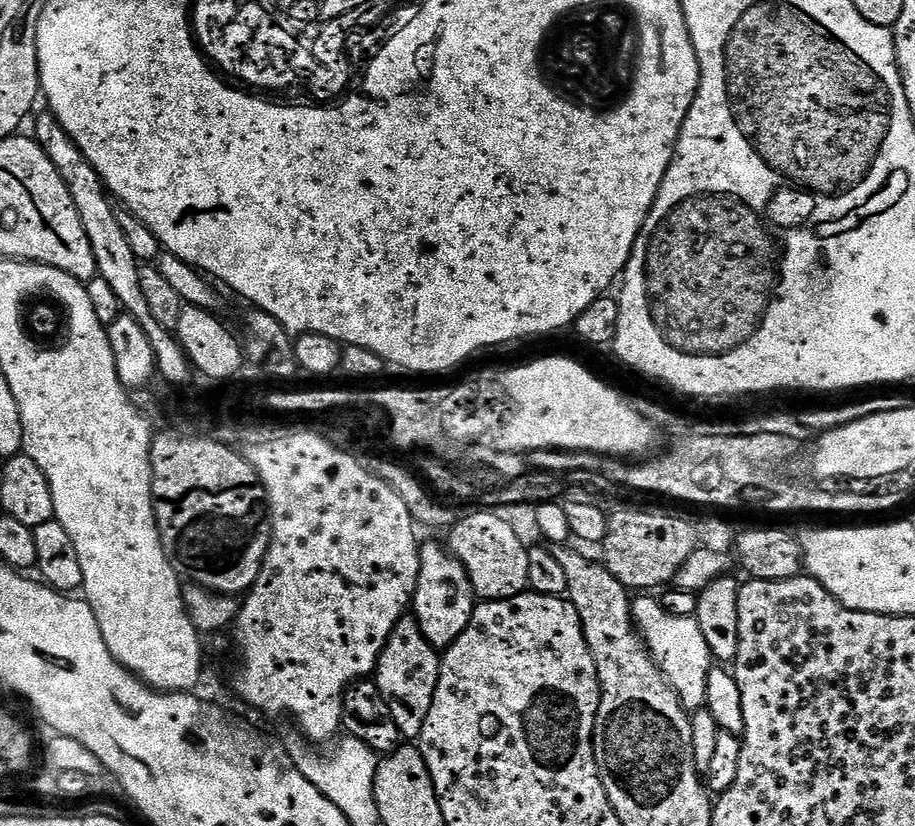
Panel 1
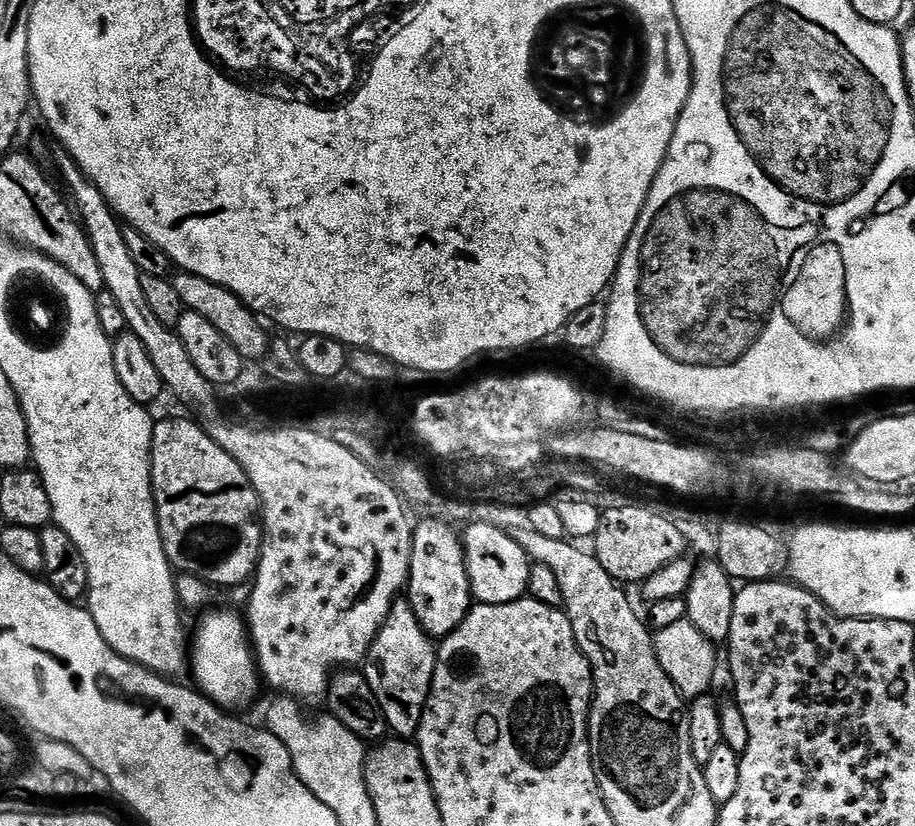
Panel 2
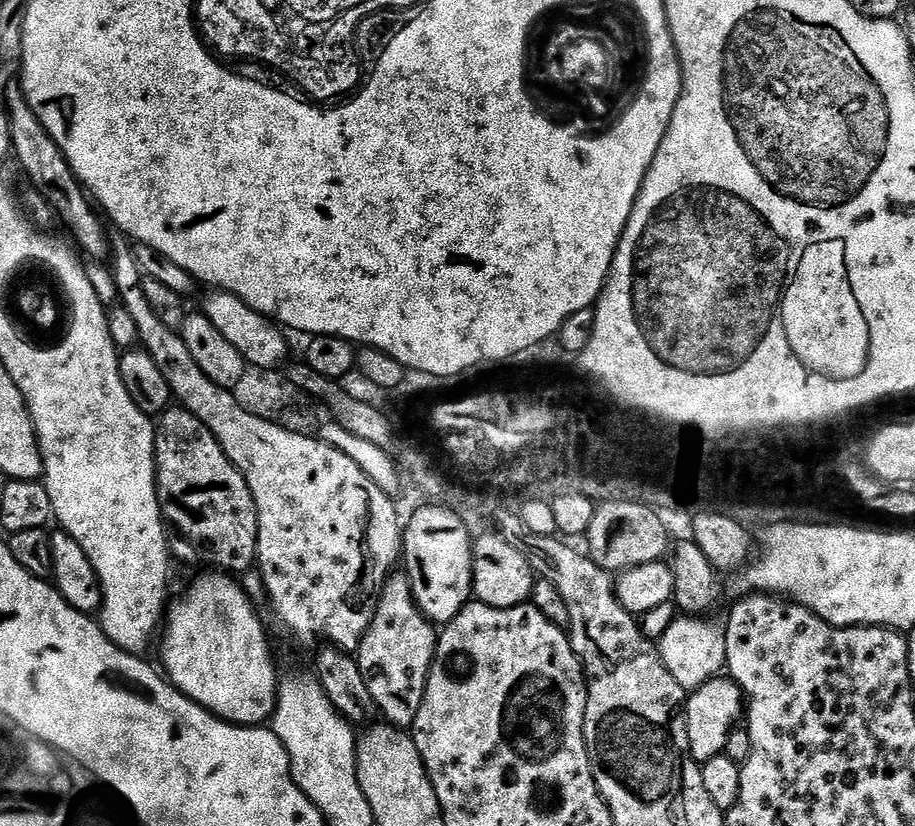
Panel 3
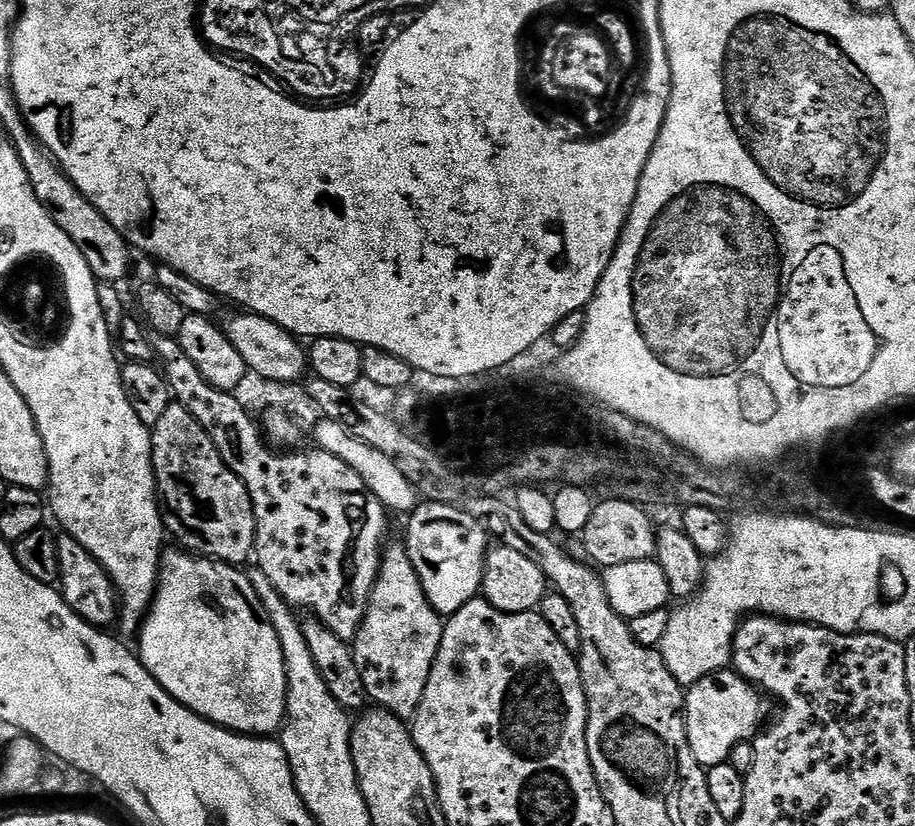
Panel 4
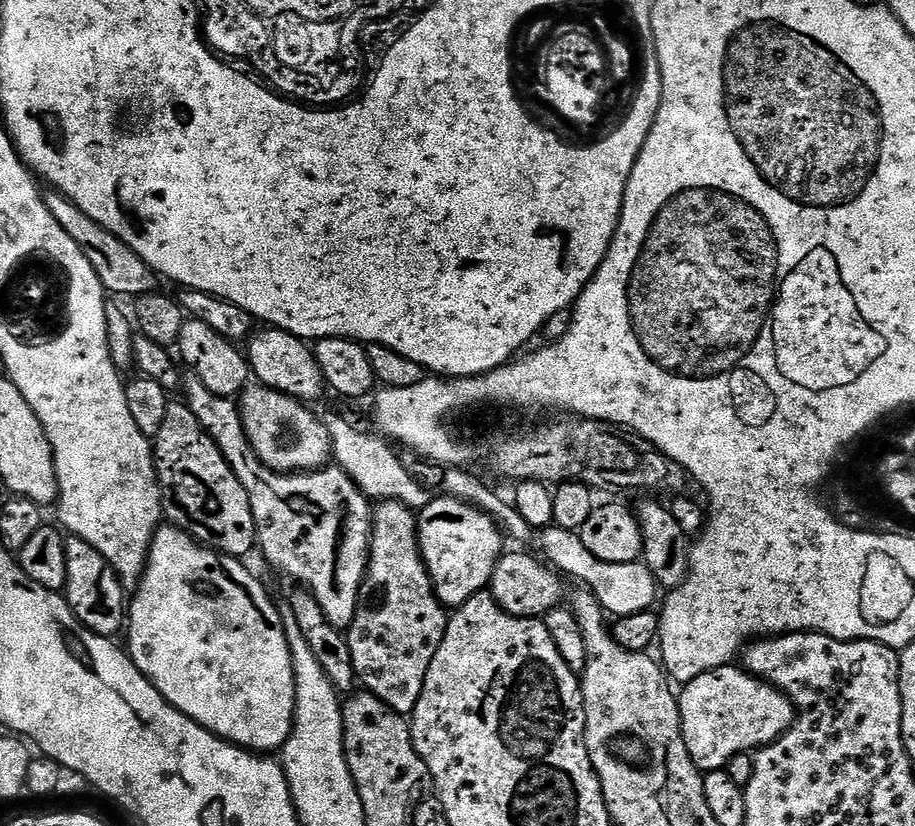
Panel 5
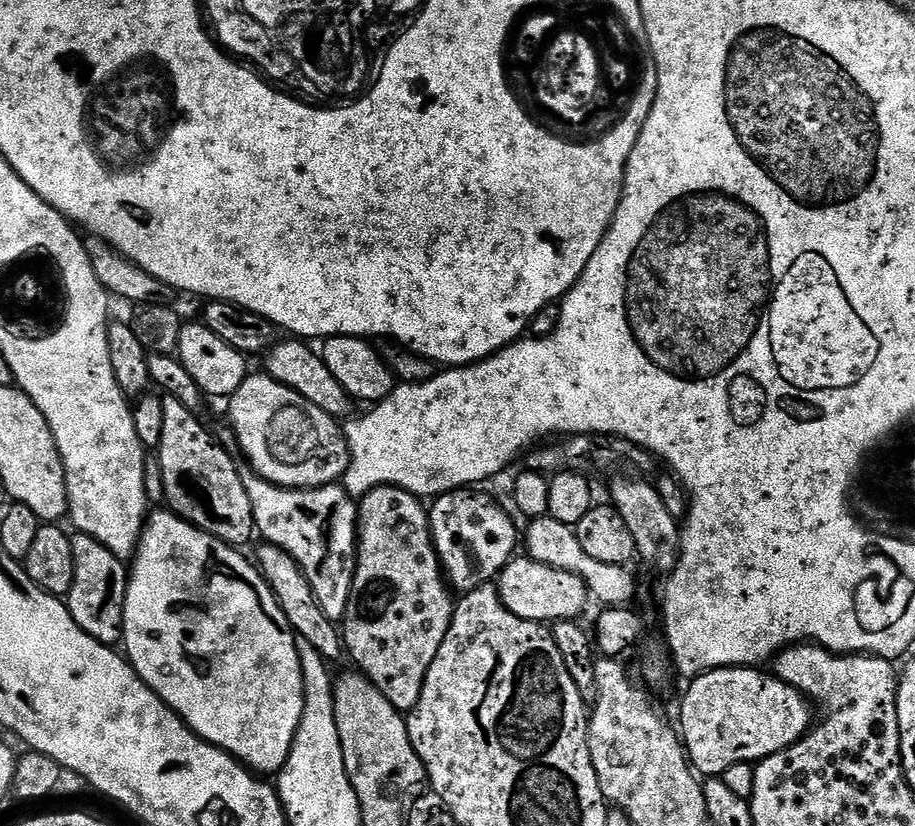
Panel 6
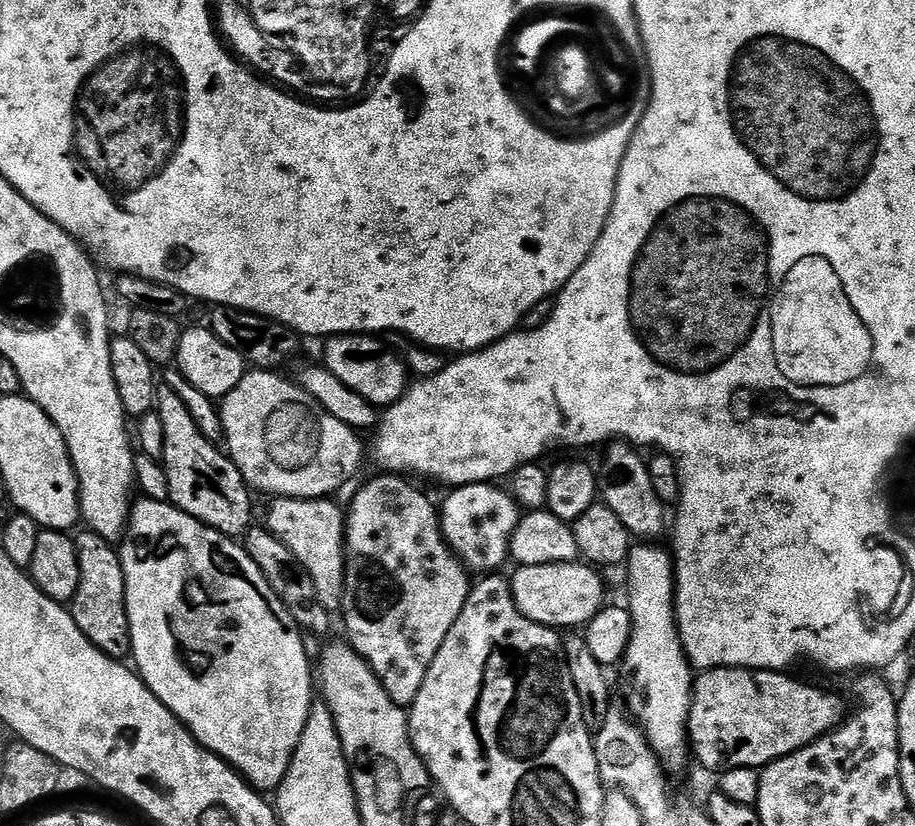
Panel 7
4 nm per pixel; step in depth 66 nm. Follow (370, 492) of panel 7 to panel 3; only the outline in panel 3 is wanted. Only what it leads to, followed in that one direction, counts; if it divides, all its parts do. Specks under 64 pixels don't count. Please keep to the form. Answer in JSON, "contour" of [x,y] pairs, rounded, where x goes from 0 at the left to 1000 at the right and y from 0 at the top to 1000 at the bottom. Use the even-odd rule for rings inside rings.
{"contour":[[[445,696],[425,697],[414,718],[409,748],[396,772],[393,786],[387,793],[409,850],[413,850],[416,868],[431,881],[449,883],[452,869],[457,869],[477,791],[478,774],[478,762],[455,732]]]}

